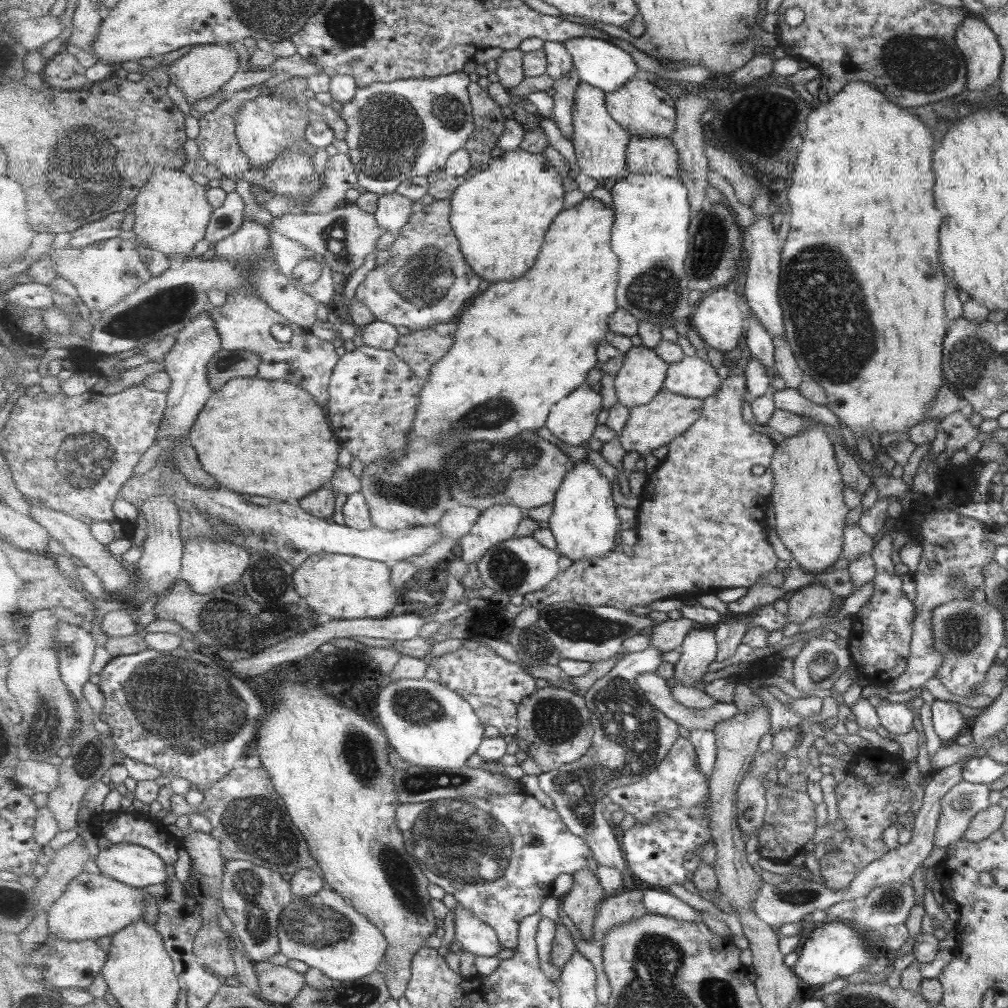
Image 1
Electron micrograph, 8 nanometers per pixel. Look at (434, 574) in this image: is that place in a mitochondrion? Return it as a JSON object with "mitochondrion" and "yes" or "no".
{"mitochondrion":"no"}

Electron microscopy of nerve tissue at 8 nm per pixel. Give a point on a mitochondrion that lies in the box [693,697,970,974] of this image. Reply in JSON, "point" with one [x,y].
{"point":[890,900]}

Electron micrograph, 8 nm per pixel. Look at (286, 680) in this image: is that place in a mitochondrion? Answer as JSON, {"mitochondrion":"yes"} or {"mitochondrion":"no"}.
{"mitochondrion":"no"}

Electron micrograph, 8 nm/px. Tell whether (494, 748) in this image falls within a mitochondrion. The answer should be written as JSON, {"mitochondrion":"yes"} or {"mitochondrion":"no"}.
{"mitochondrion":"no"}

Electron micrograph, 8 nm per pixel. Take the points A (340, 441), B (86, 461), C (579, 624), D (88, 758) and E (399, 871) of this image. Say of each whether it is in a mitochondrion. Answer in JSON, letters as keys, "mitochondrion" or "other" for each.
{"A":"other","B":"mitochondrion","C":"mitochondrion","D":"mitochondrion","E":"mitochondrion"}

